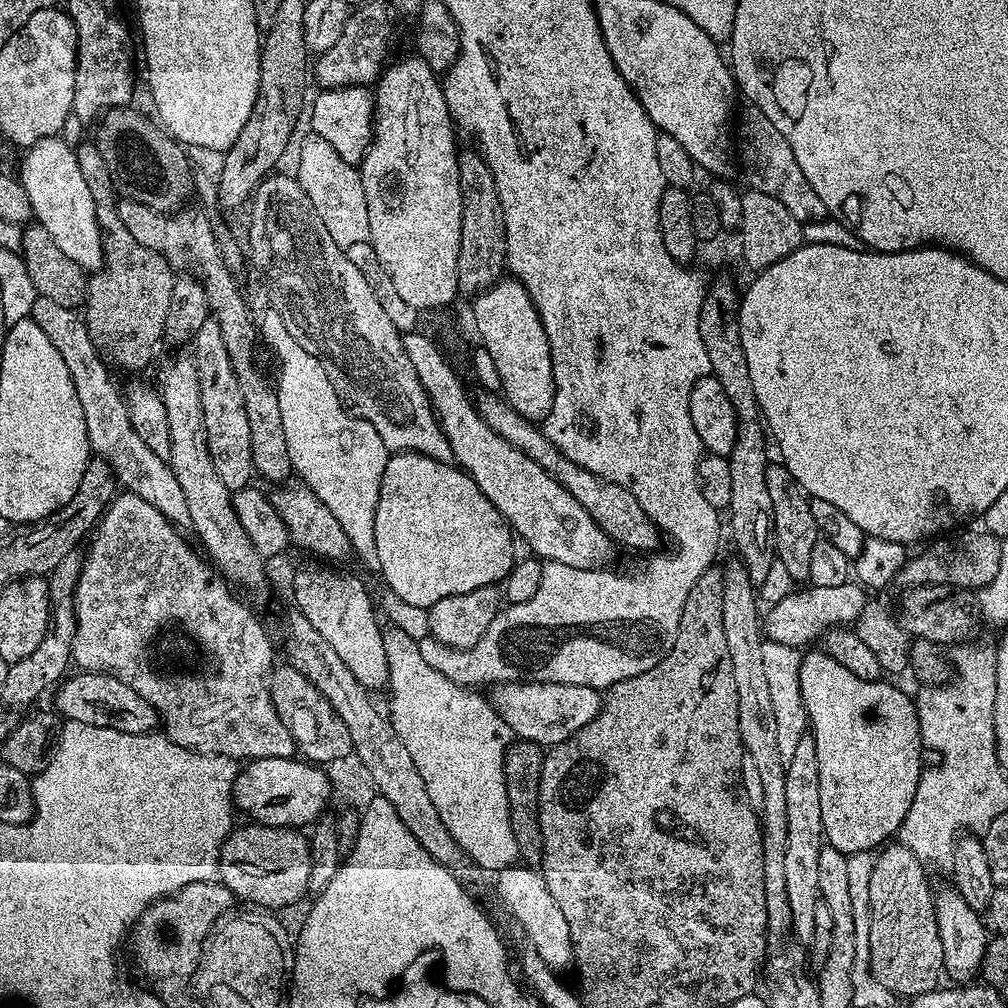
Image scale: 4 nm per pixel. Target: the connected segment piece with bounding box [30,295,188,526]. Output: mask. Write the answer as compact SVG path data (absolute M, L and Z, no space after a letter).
M37 295L30 317L35 324L42 326L54 342L58 354L62 354L62 362L66 362L66 370L70 370L70 378L74 378L74 390L78 390L78 403L82 405L82 414L86 418L86 434L88 447L96 452L101 461L116 474L116 479L127 491L140 495L176 526L188 524L188 507L186 494L182 494L182 486L173 474L169 461L165 457L154 454L146 446L146 442L136 432L132 417L128 414L128 404L122 392L108 374L102 354L97 351L96 343L90 338L88 326L83 315L75 308L62 306L62 302L54 302L54 298Z

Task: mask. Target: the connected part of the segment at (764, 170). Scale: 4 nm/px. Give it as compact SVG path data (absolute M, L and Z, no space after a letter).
M745 103L739 109L738 119L734 124L734 148L738 153L738 164L744 167L744 176L749 180L751 187L762 194L770 194L794 214L794 218L806 225L811 220L822 220L828 216L826 206L818 194L806 182L798 162L794 158L794 150L790 150L790 142L782 138L782 133L758 110L756 104Z

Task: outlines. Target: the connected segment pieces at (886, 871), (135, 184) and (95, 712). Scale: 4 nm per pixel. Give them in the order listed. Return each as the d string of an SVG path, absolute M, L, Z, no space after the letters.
M899 842L889 843L880 854L873 859L870 874L872 917L866 965L873 978L899 998L934 992L941 987L940 976L945 975L945 970L942 942L938 938L934 888L928 885L925 865Z
M132 106L110 108L104 113L99 121L101 124L96 132L96 140L94 139L95 151L99 159L100 156L104 159L104 168L108 171L109 178L112 179L111 187L116 192L124 188L124 191L119 194L121 197L128 192L128 195L124 197L126 200L131 200L136 196L134 202L140 203L144 200L142 206L150 206L155 212L175 213L177 209L191 201L188 200L192 196L192 164L188 161L187 154L189 153L185 145L175 140L173 136L169 136L155 119L147 120L142 113L135 112L134 109L135 107Z
M81 671L78 675L80 676L69 675L55 689L57 692L54 708L65 721L106 726L122 734L146 736L155 733L155 728L158 728L161 723L160 715L150 702L146 702L142 695L138 694L137 690L132 690L130 686L119 681L117 677L111 676L110 673Z

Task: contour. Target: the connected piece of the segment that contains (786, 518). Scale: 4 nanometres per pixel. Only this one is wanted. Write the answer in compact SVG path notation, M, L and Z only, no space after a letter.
M782 462L769 463L766 486L770 493L770 502L774 505L776 559L782 562L782 566L786 566L786 570L790 570L793 581L807 581L810 574L810 554L813 553L817 540L821 539L812 513L812 500Z

